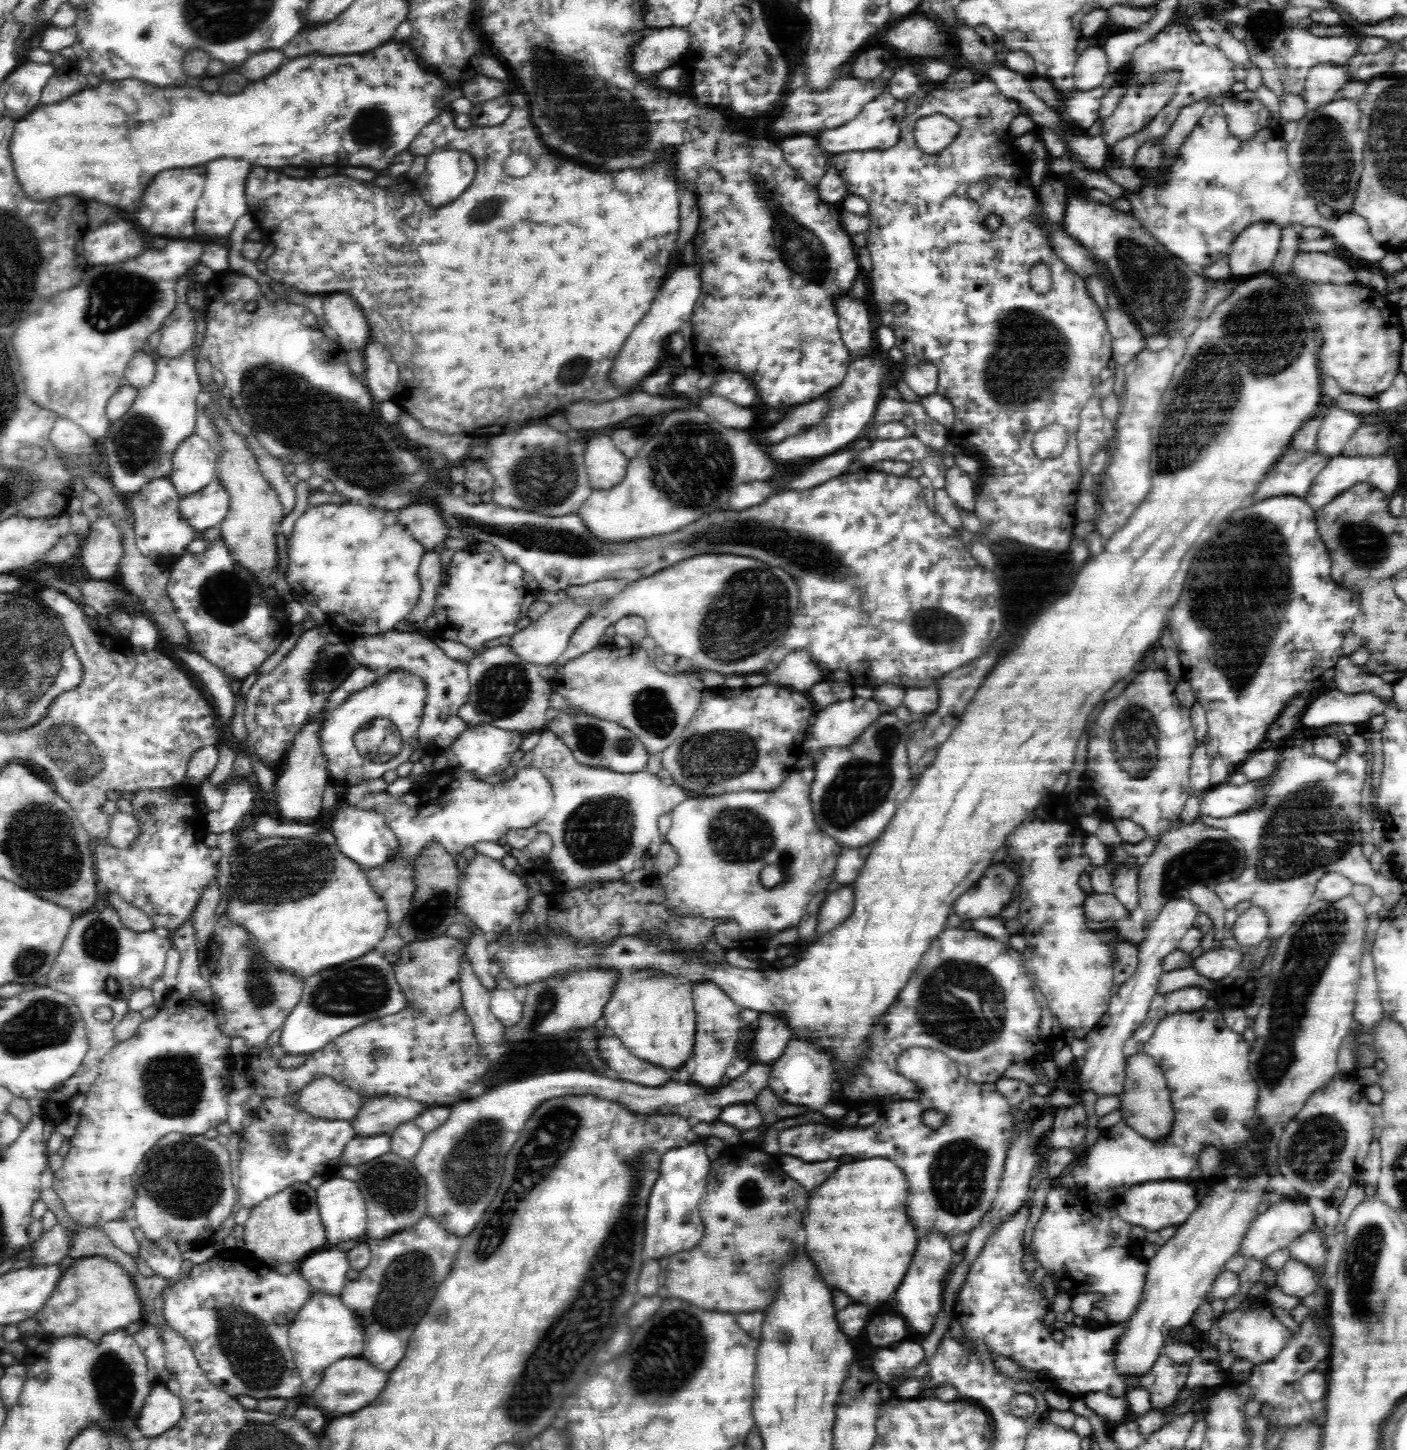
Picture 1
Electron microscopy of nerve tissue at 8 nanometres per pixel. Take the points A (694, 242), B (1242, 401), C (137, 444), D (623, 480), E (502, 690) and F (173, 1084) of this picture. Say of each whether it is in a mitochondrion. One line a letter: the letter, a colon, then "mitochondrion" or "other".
A: other
B: other
C: mitochondrion
D: other
E: mitochondrion
F: mitochondrion

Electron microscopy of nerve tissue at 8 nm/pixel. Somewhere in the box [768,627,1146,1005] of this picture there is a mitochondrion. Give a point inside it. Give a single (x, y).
(859, 787)

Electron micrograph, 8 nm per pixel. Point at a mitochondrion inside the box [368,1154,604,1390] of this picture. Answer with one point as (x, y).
(406, 1278)

